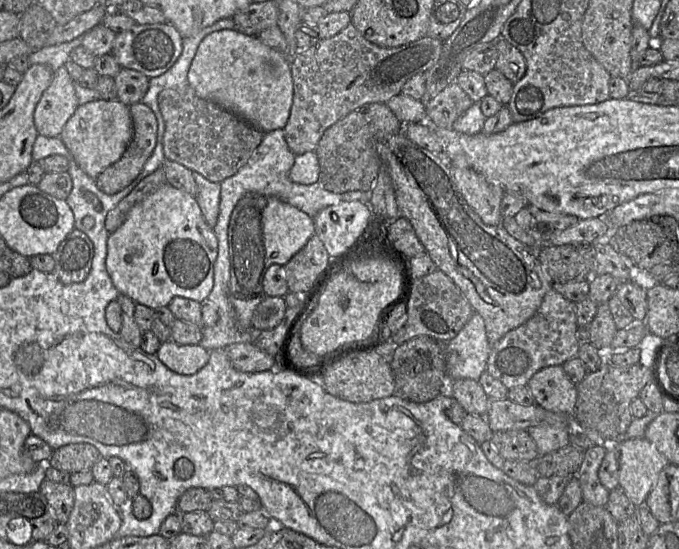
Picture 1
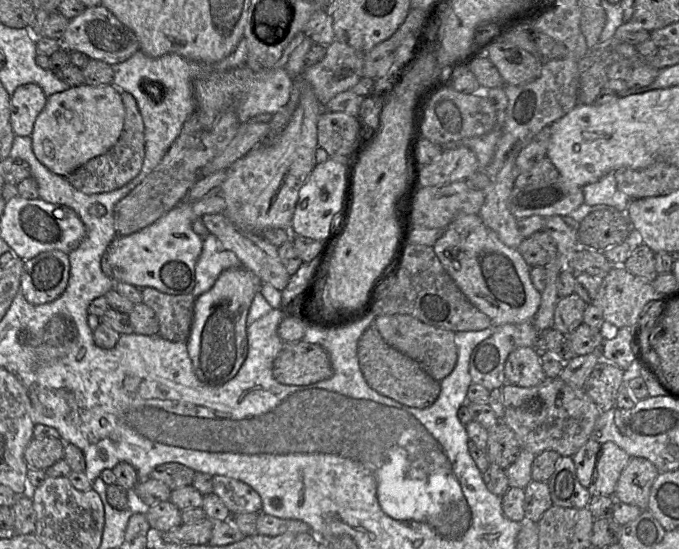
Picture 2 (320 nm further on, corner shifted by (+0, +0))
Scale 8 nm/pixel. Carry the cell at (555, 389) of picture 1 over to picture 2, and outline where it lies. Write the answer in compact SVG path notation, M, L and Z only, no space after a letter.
M534 347L515 349L504 367L506 382L520 387L533 387L547 377L543 371L540 353Z

